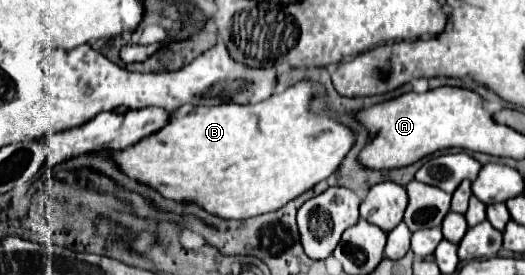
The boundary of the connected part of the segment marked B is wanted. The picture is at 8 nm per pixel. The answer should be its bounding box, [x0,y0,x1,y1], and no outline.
[111,80,355,220]

